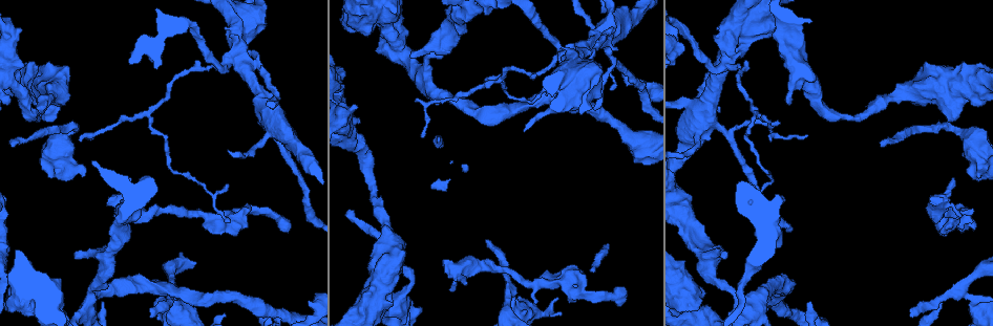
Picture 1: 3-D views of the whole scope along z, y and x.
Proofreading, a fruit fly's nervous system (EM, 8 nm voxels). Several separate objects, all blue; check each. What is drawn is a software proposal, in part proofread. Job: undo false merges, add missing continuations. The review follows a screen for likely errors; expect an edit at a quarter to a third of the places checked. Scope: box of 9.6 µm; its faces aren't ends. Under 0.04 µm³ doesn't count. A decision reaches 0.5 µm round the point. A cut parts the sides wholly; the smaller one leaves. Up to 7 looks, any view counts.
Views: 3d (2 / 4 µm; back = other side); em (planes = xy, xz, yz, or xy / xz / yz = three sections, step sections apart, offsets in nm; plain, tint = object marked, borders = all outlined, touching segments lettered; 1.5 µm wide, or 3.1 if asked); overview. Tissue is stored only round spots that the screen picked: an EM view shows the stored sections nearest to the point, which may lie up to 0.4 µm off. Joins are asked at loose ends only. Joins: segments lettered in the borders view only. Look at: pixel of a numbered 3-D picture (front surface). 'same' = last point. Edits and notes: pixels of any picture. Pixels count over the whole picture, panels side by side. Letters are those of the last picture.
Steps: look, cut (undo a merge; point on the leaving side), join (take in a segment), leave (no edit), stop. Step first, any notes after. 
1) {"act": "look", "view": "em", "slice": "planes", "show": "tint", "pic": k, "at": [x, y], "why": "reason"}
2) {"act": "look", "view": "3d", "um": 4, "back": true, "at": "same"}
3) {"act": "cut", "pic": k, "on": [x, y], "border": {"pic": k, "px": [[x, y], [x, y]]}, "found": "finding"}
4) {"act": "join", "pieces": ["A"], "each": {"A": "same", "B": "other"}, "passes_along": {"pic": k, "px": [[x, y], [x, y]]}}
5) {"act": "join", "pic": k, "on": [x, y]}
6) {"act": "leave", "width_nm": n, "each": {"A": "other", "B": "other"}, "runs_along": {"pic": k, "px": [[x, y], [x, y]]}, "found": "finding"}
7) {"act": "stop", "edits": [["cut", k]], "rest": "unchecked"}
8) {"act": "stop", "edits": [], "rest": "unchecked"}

{"act": "look", "view": "em", "slice": "xy", "step": 4, "show": "borders", "pic": 1, "at": [349, 212]}

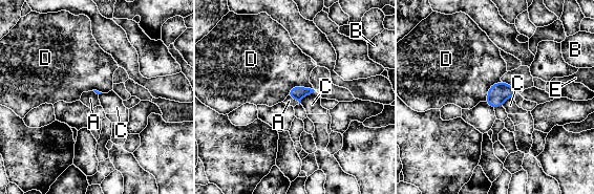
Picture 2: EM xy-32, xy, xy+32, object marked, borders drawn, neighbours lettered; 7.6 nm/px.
{"act": "join", "pieces": ["A"], "longest_contact_nm": ["D", 220], "each": {"A": "same", "B": "other", "C": "other", "D": "other", "E": "other"}, "passes_along": {"pic": 2, "px": [[297, 93], [294, 99], [289, 101]]}, "found": "the cell continues"}

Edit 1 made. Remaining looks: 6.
{"act": "look", "view": "3d", "um": 2, "back": true, "pic": 1, "at": [961, 216], "why": "an open end"}

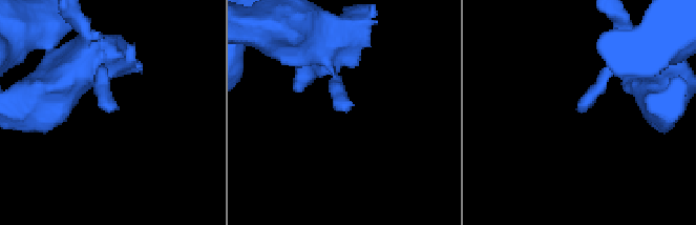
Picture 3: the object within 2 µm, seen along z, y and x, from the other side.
{"act": "look", "view": "em", "slice": "planes", "show": "borders", "pic": 3, "at": [114, 105], "why": "now the EM"}

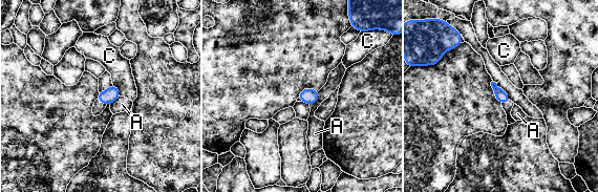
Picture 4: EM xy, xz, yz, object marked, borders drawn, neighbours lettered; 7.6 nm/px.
{"act": "leave", "longest_contact_nm": ["A", 140], "each": {"A": "other", "C": "other"}, "border": {"pic": 4, "px": [[319, 90], [319, 98], [310, 105]]}, "found": "no lettered segment goes on from it"}

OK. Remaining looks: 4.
{"act": "stop", "edits": [["join", 2]], "rest": "unchecked"}

